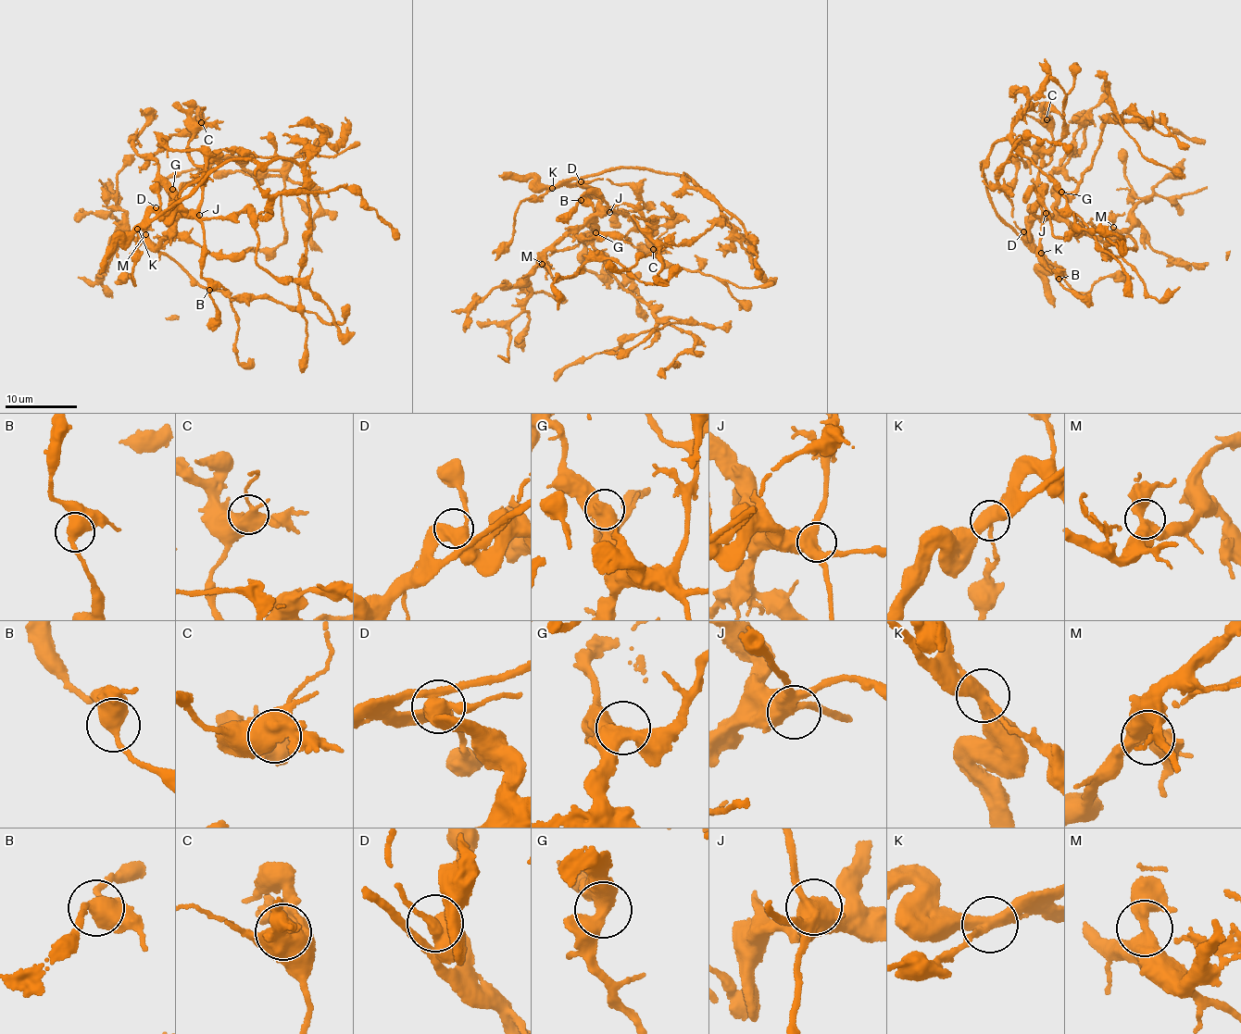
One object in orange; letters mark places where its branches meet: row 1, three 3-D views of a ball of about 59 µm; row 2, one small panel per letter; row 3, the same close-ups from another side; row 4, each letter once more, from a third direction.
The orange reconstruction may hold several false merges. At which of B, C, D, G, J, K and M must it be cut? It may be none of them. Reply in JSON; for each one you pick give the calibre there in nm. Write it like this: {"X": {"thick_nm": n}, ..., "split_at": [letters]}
{"split_at": []}

